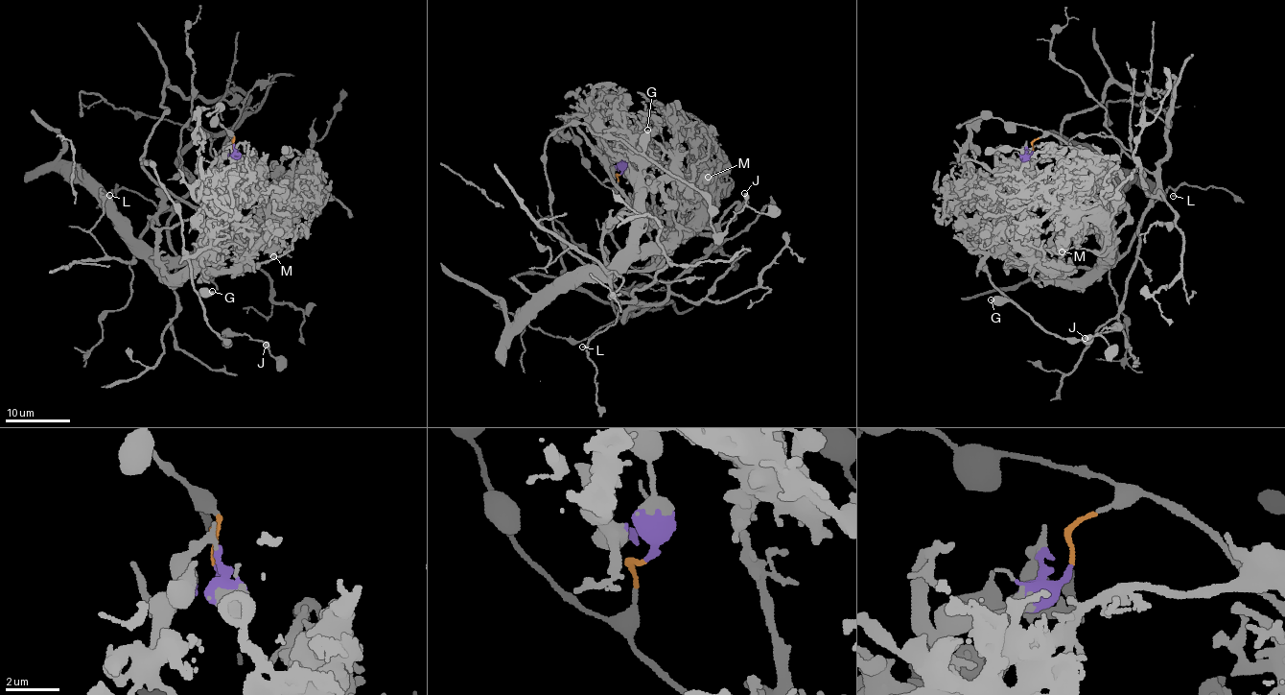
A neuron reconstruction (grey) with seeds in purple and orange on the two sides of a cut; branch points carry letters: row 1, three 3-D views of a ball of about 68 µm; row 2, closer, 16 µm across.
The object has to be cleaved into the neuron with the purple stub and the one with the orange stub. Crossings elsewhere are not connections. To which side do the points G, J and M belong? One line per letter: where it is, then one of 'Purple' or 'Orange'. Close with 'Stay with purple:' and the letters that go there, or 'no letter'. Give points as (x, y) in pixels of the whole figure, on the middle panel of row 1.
G: Place: (647, 130). Orange
J: Place: (744, 193). Orange
M: Place: (708, 177). Purple
Stay with purple: M

